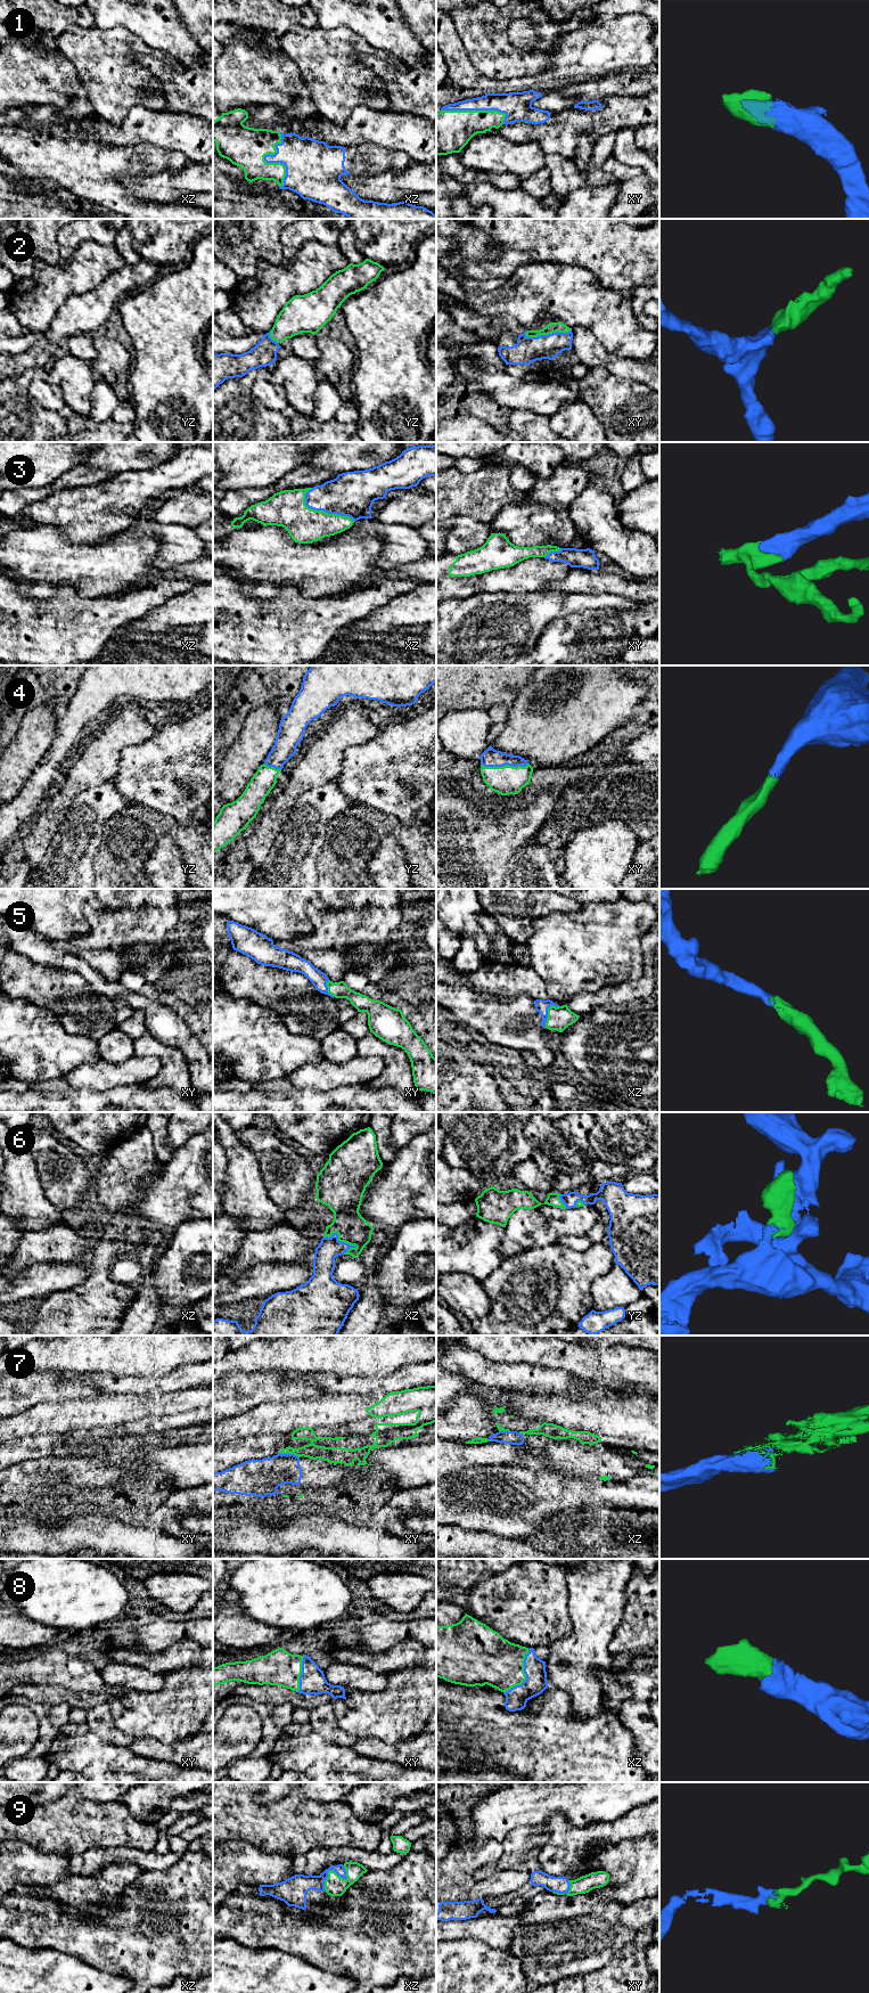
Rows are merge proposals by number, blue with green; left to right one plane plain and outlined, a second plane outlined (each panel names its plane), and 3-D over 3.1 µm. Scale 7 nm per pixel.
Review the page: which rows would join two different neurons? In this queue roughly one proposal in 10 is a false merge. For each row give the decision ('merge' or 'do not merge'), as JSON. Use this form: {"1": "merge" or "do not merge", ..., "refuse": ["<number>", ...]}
{"1": "merge", "2": "merge", "3": "merge", "4": "merge", "5": "merge", "6": "merge", "7": "do not merge", "8": "merge", "9": "merge", "refuse": ["7"]}

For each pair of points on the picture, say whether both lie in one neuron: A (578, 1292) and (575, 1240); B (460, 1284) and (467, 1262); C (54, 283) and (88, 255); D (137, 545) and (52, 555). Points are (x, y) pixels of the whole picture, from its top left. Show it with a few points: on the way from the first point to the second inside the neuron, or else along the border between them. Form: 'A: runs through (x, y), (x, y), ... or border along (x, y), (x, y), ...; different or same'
A: border along (558, 1242), (578, 1250), (600, 1243); different
B: border along (448, 1272), (467, 1273), (482, 1283); different
C: runs through (62, 280), (80, 263); same
D: runs through (116, 555), (73, 555); same

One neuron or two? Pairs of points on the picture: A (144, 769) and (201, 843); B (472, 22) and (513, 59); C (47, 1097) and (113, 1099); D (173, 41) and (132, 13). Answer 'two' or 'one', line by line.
A: two
B: one
C: one
D: one

